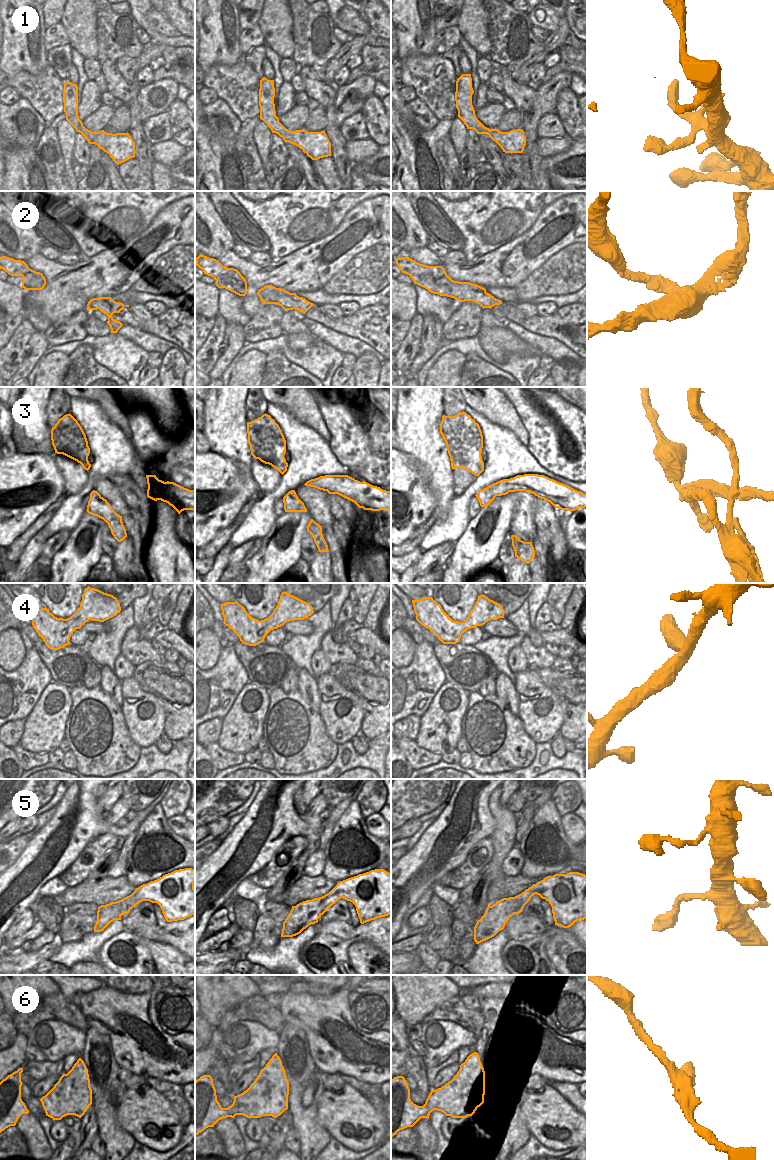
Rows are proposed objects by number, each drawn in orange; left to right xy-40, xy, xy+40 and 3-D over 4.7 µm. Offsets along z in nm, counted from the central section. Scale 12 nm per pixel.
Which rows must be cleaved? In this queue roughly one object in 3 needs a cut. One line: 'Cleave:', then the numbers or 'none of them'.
Cleave: 2, 3

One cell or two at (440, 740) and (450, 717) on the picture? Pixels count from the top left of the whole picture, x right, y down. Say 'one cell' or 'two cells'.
one cell

